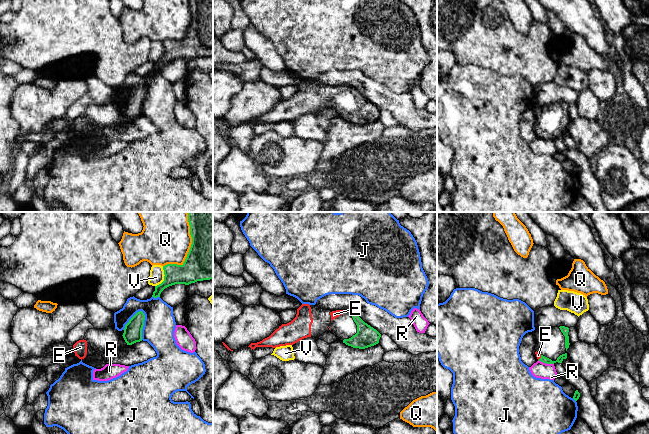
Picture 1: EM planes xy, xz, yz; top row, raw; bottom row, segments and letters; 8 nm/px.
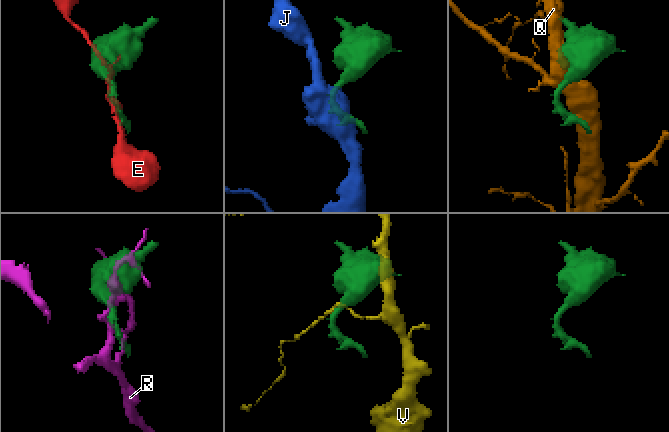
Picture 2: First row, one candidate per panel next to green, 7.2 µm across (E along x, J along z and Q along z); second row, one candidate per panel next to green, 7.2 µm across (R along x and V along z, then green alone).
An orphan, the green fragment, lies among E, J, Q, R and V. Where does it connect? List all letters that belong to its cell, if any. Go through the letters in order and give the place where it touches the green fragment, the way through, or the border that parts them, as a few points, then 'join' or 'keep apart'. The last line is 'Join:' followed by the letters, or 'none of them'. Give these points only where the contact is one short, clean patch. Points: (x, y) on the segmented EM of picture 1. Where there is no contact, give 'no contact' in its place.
E: contact yz (541, 357); way yz (543, 359), (541, 357), (538, 355); join
J: contact xy (143, 324); keep apart
Q: contact xy (190, 247); keep apart
R: contact yz (546, 363); keep apart
V: contact xy (164, 277); keep apart
Join: E

